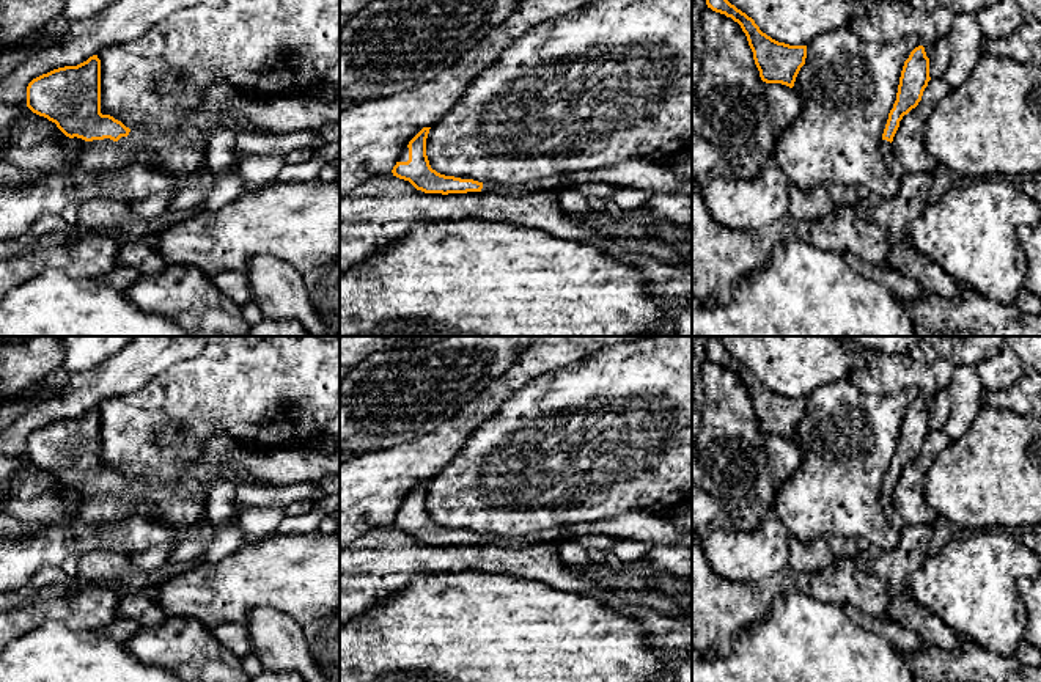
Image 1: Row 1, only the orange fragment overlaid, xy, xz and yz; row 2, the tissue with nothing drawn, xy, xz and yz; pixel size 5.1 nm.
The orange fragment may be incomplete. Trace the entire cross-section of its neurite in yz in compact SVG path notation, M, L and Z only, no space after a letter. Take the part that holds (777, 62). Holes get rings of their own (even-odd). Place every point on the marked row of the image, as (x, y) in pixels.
M706 0L706 5L741 25L763 82L794 86L796 77L805 64L807 46L789 46L772 39L760 30L752 17L728 0Z

